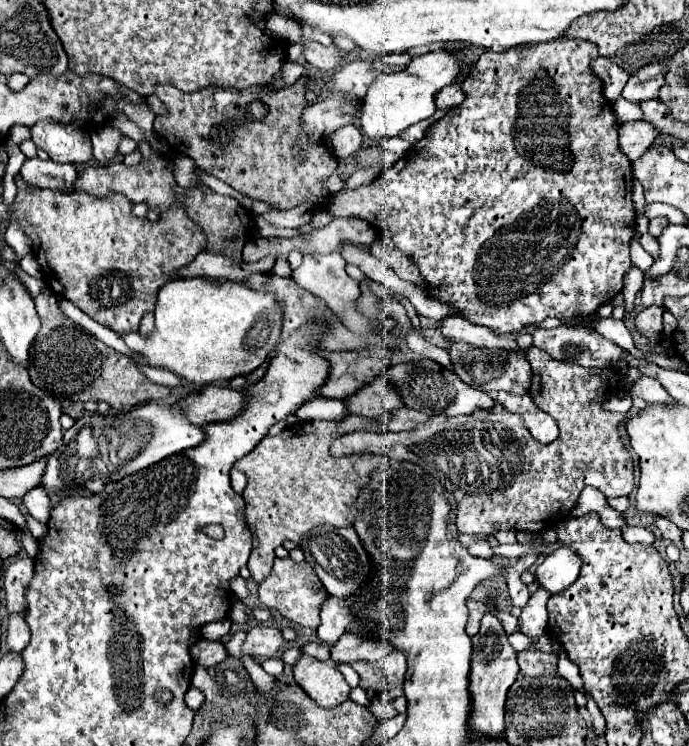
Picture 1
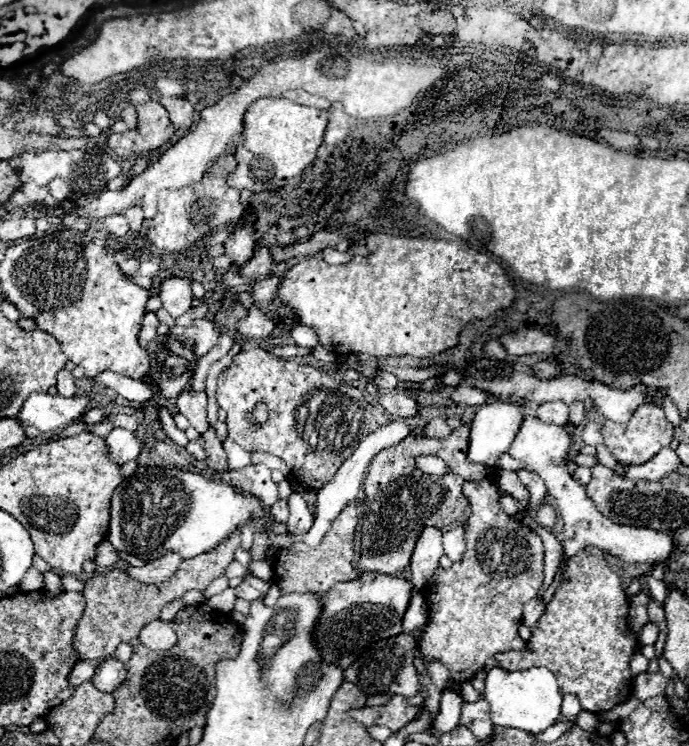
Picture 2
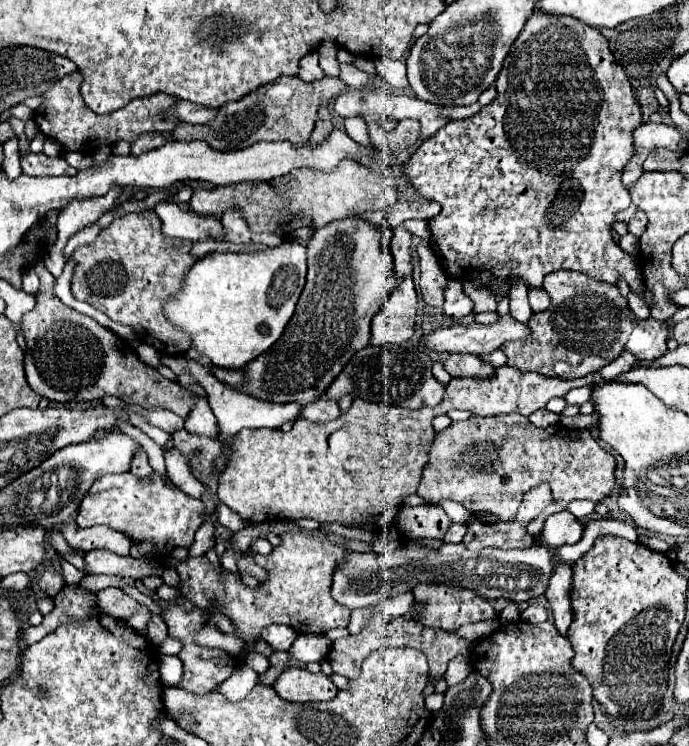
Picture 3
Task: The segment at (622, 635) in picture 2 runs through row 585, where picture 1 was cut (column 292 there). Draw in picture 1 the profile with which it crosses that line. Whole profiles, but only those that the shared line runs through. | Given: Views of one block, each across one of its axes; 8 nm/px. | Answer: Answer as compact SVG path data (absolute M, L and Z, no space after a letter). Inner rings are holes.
M276 558L272 572L268 578L264 578L264 582L259 585L258 595L260 602L270 608L280 612L284 618L300 624L300 626L308 626L308 628L318 628L320 624L320 606L324 604L324 600L328 598L326 588L322 586L320 578L314 574L314 570L302 562L296 564L292 558Z

